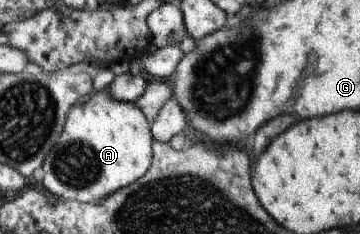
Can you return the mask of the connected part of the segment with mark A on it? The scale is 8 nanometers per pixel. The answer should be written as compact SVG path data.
M108 86L101 91L92 91L89 100L71 107L64 123L64 131L60 135L61 143L56 143L57 147L53 146L42 167L45 171L43 186L63 200L96 204L122 187L135 183L152 167L151 121L144 115L139 104L113 99L113 95L107 89Z

